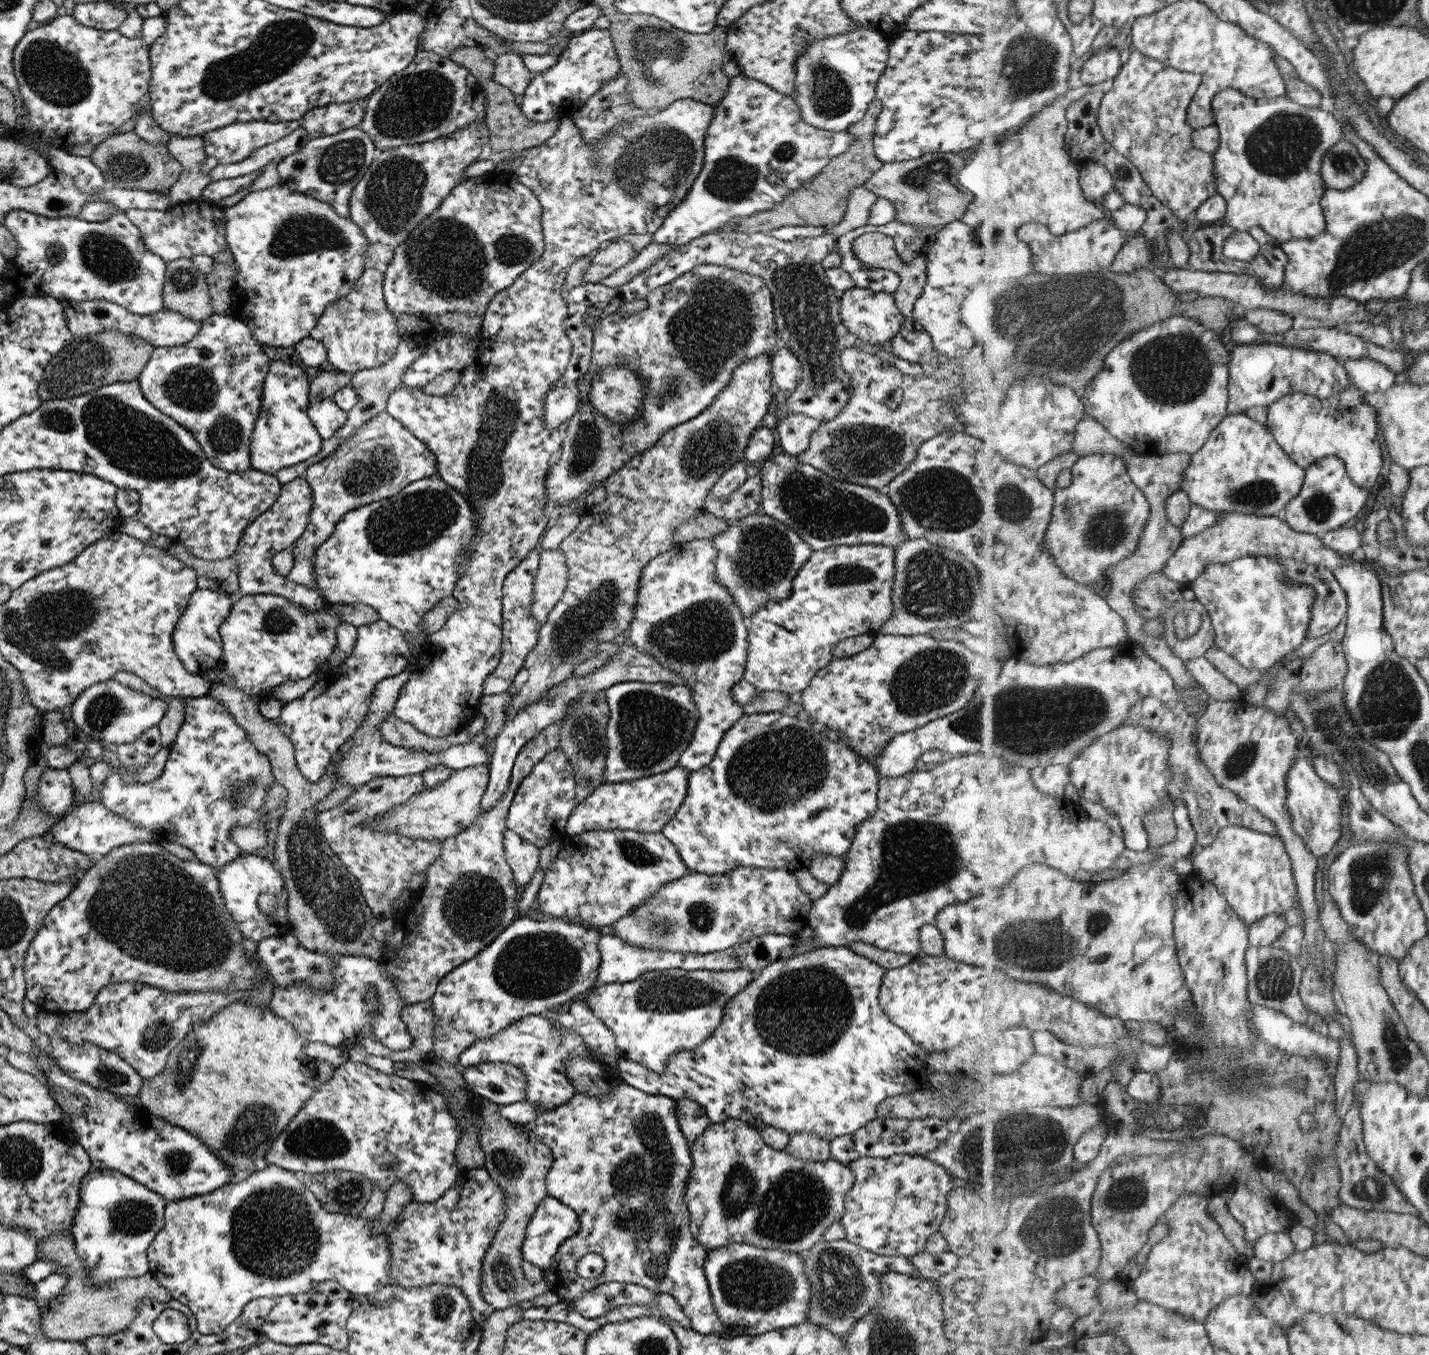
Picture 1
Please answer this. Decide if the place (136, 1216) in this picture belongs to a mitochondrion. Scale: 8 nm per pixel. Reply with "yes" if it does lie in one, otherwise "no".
yes

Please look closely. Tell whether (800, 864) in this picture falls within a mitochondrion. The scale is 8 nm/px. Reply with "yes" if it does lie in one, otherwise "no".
no

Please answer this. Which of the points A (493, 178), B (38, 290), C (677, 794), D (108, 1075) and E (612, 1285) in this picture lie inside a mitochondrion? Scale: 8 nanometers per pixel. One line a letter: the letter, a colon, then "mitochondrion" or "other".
A: other
B: other
C: other
D: mitochondrion
E: other

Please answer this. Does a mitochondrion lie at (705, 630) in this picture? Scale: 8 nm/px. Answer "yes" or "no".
yes

